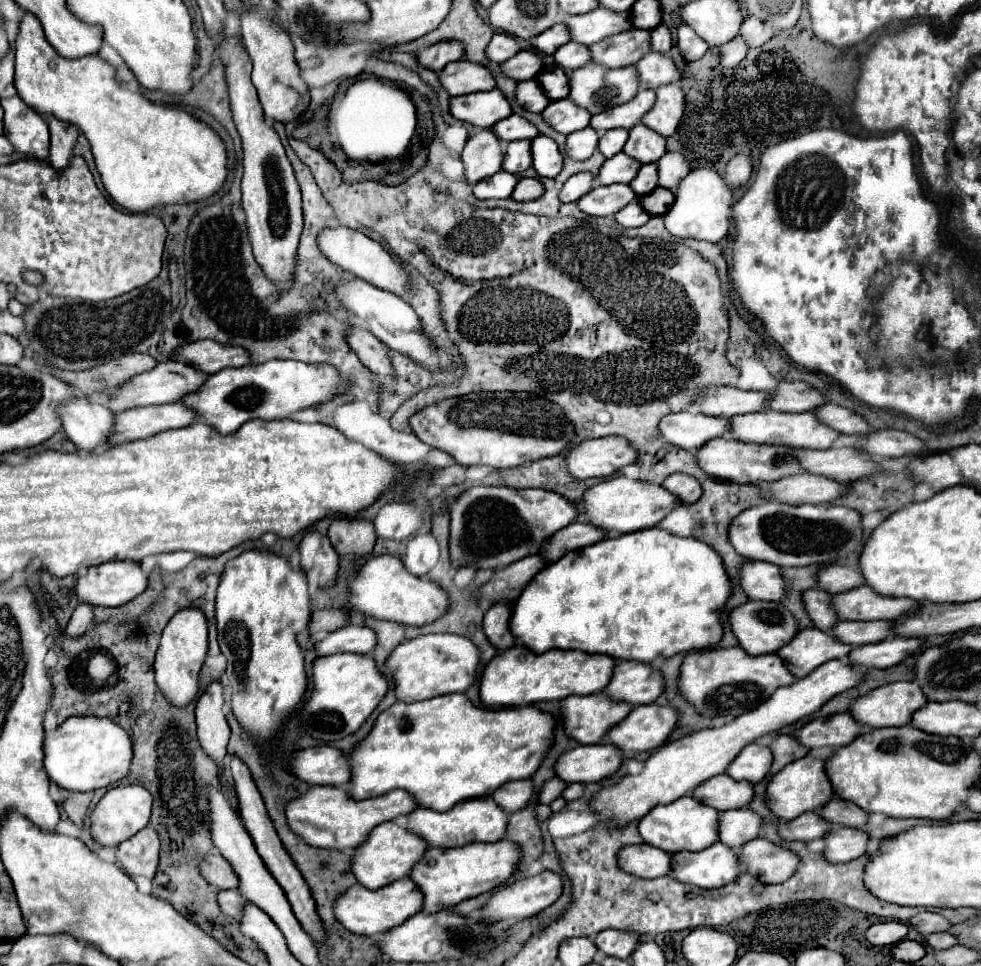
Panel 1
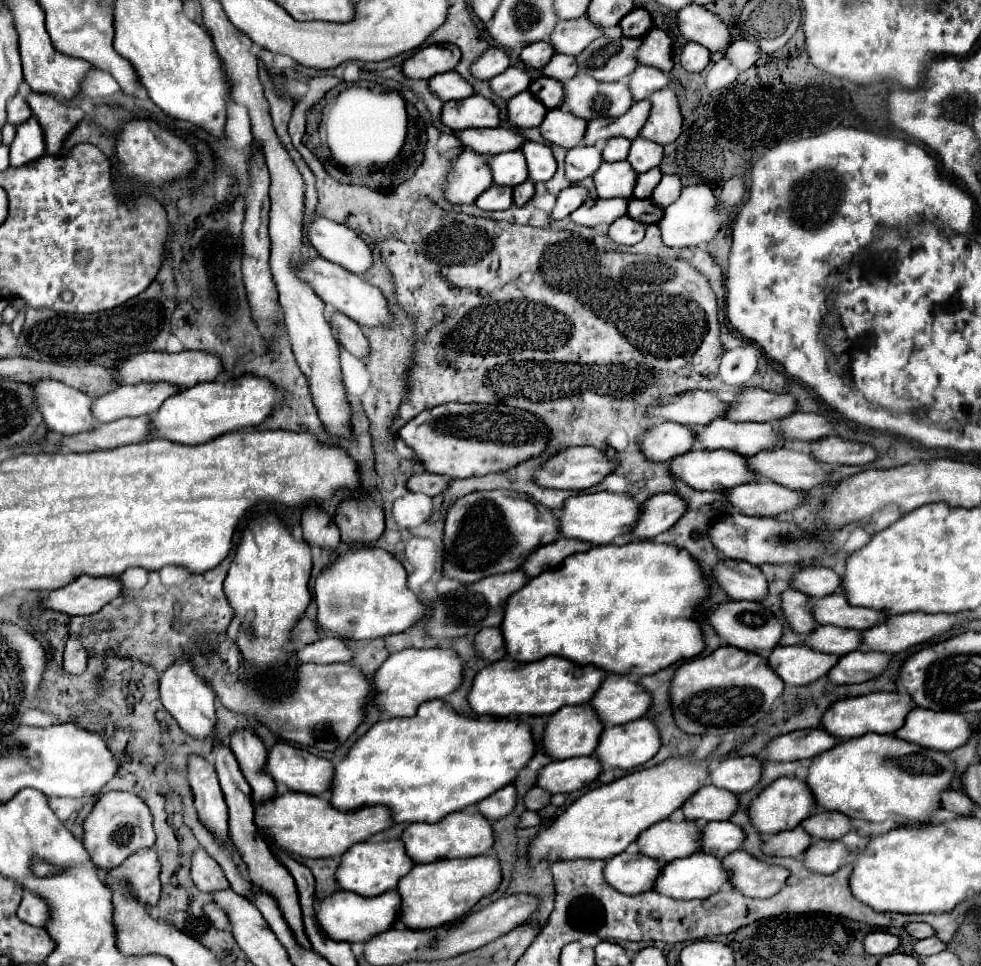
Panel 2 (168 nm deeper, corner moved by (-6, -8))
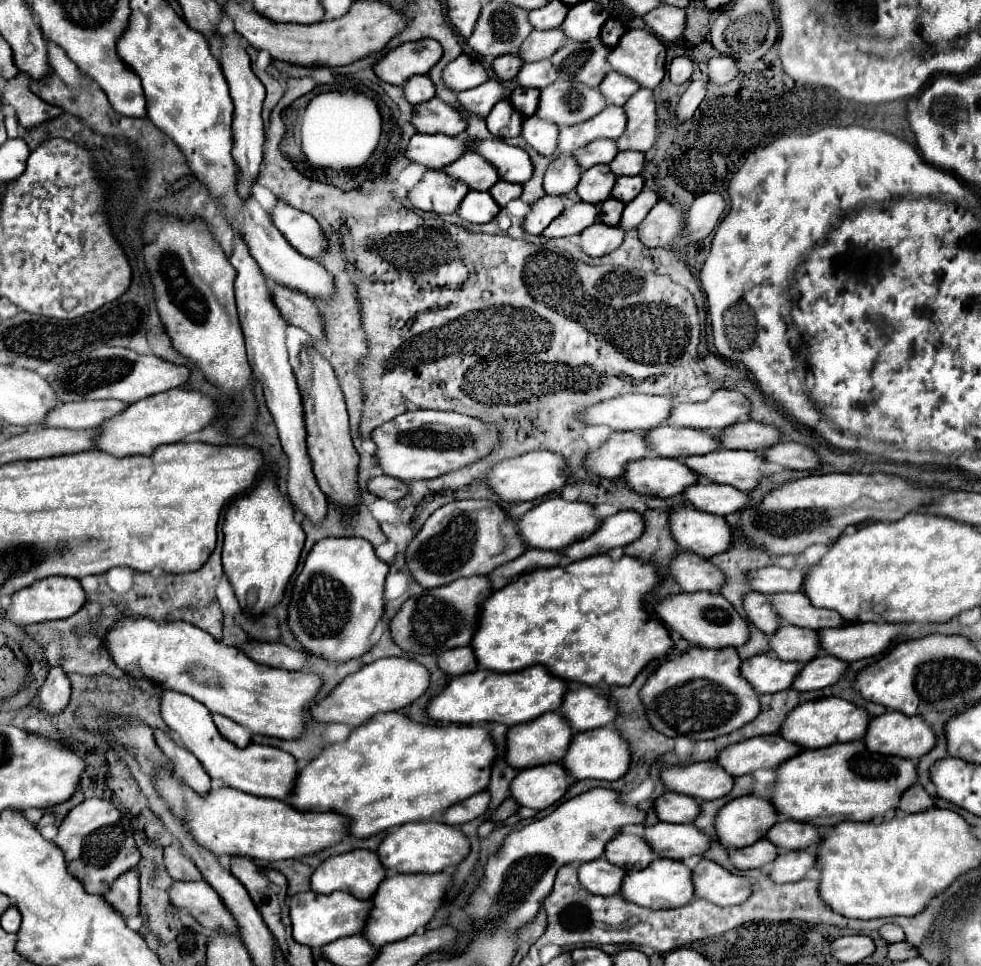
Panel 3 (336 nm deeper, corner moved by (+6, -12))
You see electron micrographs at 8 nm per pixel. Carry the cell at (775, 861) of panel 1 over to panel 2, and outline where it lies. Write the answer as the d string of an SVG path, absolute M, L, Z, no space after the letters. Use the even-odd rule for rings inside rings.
M735 850L721 858L721 864L727 870L731 884L747 898L771 898L789 878L785 868L759 862L743 850Z

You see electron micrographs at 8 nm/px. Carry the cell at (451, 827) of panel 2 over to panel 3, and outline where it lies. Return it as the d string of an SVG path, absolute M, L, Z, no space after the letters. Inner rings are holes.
M409 822L399 826L395 832L387 834L385 840L381 842L377 854L387 870L397 870L397 872L443 872L449 866L459 864L471 850L469 838L459 830L453 828L451 824L441 824L441 822Z

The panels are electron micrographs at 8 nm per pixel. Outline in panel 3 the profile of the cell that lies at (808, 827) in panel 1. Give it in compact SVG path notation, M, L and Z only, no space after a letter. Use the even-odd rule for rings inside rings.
M761 838L753 846L729 850L729 856L737 870L749 870L749 868L769 866L777 858L777 852L781 852L777 846L773 846L773 844L769 844L769 840Z

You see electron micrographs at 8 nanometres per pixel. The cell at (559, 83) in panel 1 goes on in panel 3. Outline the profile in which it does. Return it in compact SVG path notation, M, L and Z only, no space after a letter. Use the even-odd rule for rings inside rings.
M515 88L511 94L511 104L527 118L533 116L537 112L537 100L539 100L539 92L533 88Z

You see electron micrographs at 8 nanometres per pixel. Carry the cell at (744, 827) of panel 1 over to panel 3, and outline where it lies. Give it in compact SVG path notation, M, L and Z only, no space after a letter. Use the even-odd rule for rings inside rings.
M665 824L645 828L645 840L659 858L685 860L689 856L703 856L711 848L711 838L695 828L695 824Z

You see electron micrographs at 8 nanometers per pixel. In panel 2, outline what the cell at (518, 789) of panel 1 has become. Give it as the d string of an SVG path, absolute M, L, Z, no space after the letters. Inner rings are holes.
M513 784L501 788L499 792L495 792L493 796L487 796L485 800L477 802L477 810L481 816L485 816L487 820L499 820L507 814L513 812L515 808L515 796L517 796L517 790Z

